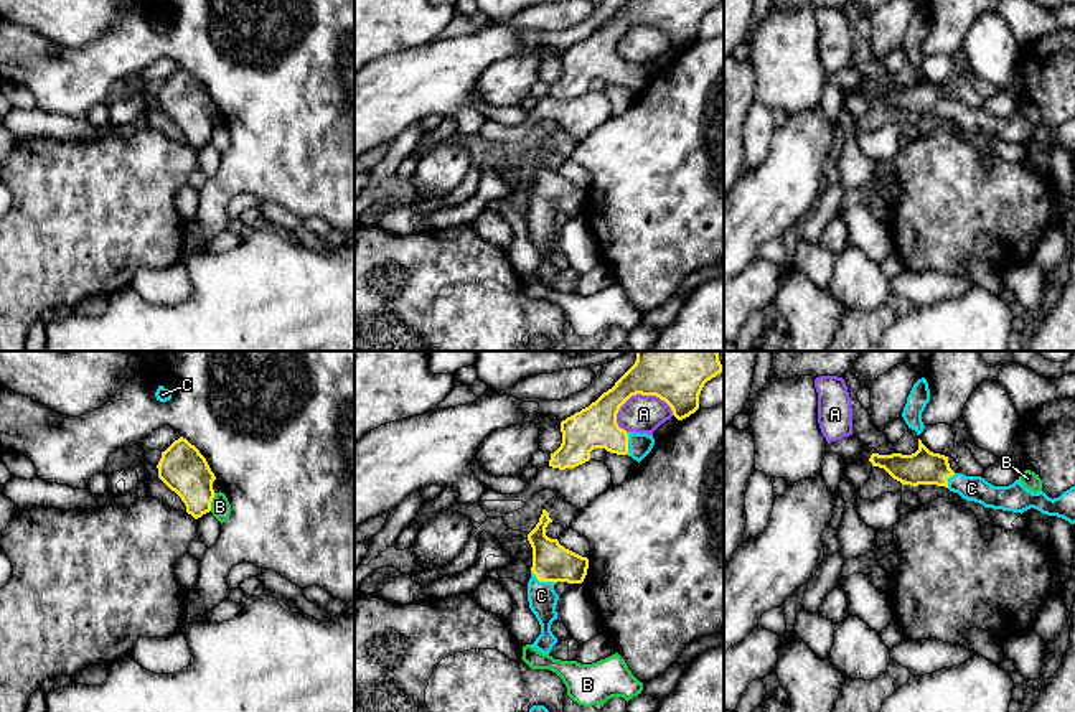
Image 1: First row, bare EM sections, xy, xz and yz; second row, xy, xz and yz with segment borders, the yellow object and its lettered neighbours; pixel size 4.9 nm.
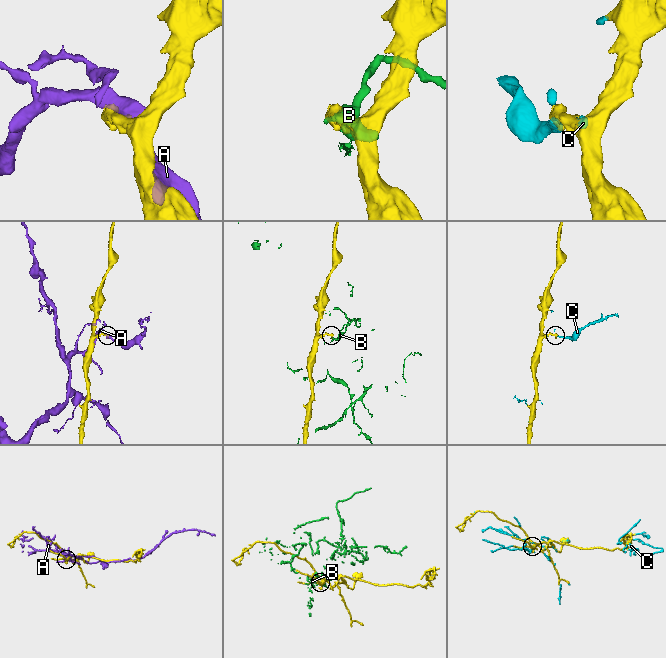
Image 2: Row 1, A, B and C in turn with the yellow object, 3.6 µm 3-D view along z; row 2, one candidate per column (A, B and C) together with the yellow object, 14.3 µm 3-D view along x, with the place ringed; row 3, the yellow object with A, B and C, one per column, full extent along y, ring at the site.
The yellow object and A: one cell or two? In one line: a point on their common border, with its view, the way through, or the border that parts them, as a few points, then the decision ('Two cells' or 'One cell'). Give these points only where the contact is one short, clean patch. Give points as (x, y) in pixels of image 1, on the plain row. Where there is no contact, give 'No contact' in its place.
Touches yellow at xz (640, 23). Two cells

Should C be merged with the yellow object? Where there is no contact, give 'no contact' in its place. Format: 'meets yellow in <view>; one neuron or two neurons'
meets yellow in xz; one neuron

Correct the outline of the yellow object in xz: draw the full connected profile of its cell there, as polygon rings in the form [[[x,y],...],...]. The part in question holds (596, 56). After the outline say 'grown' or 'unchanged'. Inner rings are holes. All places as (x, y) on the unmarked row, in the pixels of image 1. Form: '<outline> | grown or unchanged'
[[[628,0],[612,20],[589,38],[561,53],[562,74],[549,97],[566,101],[590,91],[594,79],[628,86],[638,94],[651,82],[653,66],[618,58],[620,38],[636,25],[656,26],[683,51],[699,40],[699,25],[722,0]]] | grown

